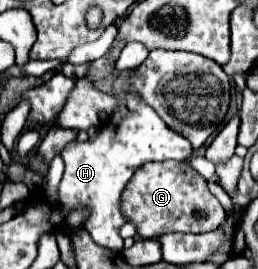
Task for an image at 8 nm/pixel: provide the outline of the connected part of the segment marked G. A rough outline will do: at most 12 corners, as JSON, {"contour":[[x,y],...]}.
{"contour":[[149,162],[123,192],[141,238],[217,230],[225,210],[189,162]]}

